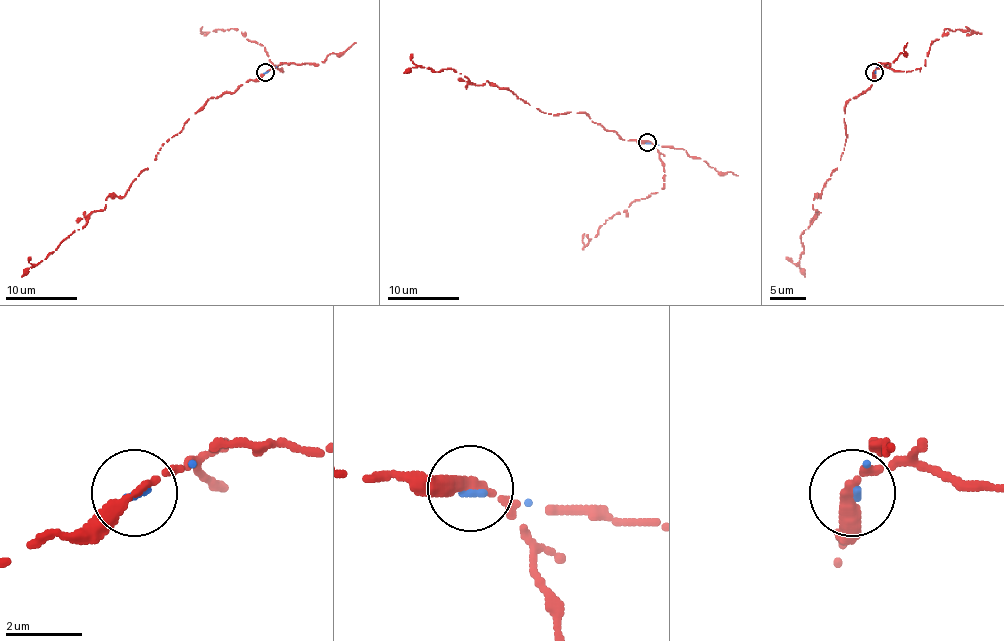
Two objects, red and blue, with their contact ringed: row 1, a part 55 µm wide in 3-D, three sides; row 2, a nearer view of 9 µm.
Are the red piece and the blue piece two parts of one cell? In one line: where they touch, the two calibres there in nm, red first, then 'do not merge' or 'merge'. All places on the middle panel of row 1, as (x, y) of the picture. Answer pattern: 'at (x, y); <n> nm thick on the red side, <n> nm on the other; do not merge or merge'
at (647, 142); 280 nm thick on the red side, 140 nm on the other; merge

